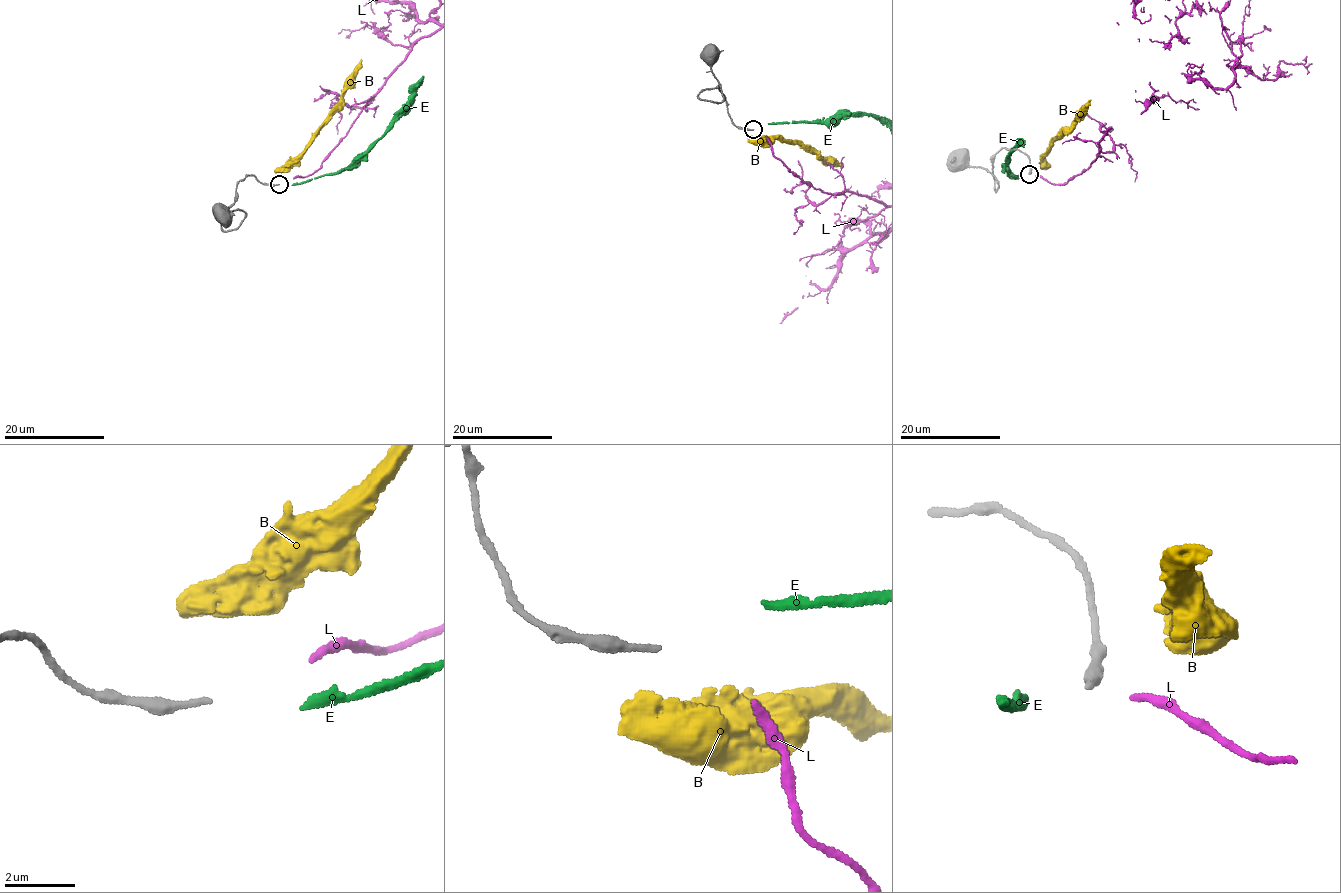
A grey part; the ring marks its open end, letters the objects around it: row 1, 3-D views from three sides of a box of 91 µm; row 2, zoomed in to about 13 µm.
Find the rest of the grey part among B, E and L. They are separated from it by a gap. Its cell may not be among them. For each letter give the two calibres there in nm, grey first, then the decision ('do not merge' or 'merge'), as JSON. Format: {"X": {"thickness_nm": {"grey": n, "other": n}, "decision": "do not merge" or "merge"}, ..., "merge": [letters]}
{"B": {"thickness_nm": {"grey": 170, "other": 750}, "decision": "do not merge"}, "E": {"thickness_nm": {"grey": 170, "other": 240}, "decision": "do not merge"}, "L": {"thickness_nm": {"grey": 170, "other": 220}, "decision": "merge"}, "merge": ["L"]}

